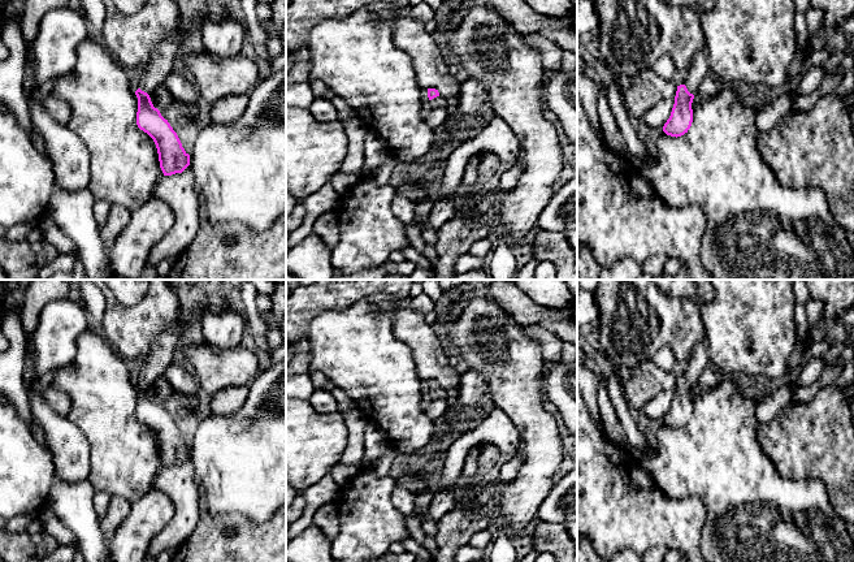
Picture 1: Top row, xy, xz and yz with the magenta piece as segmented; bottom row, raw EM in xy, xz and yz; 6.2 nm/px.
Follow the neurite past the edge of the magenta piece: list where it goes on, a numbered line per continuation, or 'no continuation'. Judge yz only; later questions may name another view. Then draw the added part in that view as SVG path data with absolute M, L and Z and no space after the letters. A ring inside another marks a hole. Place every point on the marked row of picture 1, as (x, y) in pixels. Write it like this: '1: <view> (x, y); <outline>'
1: yz (698, 70); M702 47L694 55L690 69L684 77L684 85L686 86L688 91L694 95L708 74L708 51L706 47Z

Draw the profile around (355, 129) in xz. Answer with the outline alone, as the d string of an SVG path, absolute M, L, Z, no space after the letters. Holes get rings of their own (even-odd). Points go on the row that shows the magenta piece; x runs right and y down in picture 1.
M356 113L343 125L343 127L347 135L347 155L343 160L341 172L361 174L364 168L367 124L364 118Z

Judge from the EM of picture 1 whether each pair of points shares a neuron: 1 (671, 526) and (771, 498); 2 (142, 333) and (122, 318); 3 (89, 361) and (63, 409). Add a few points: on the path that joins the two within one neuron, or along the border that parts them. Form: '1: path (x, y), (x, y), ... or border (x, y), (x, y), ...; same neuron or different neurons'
1: border (681, 497), (696, 496), (707, 514); different neurons
2: path (137, 329), (128, 323); same neuron
3: border (51, 385), (69, 397), (70, 410), (66, 415); different neurons

